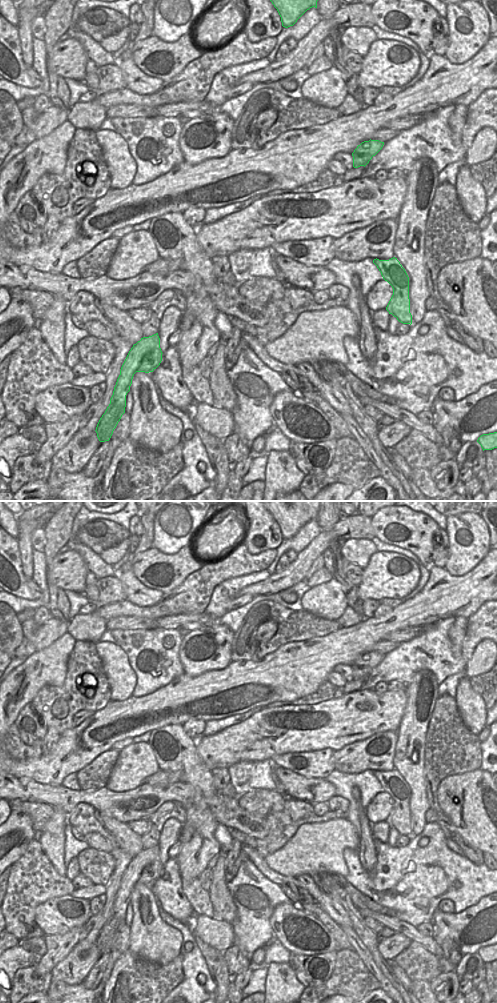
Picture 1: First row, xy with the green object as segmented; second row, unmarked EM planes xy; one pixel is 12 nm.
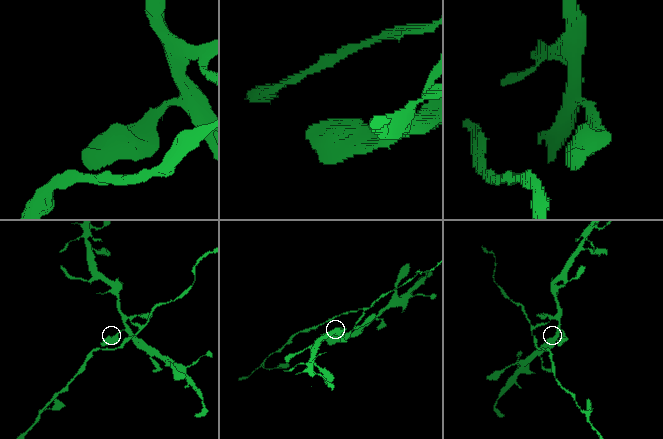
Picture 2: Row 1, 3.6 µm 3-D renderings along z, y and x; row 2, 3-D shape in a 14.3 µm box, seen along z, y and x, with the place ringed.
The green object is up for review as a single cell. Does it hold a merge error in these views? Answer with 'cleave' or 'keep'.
cleave

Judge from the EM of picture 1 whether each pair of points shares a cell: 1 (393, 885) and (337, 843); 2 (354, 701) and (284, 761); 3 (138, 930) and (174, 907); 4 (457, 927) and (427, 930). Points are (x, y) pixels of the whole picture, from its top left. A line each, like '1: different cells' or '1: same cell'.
1: different cells
2: different cells
3: different cells
4: different cells

